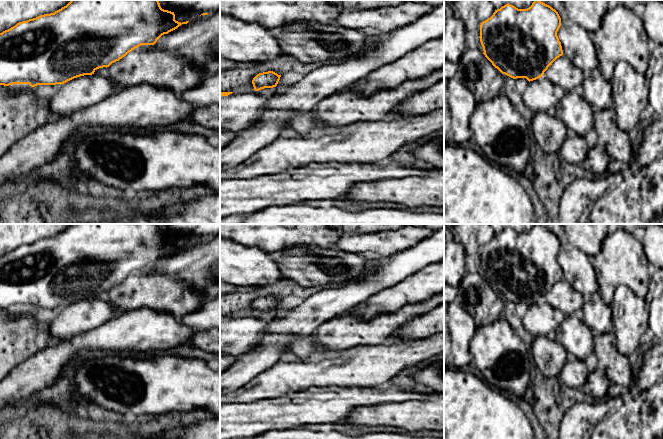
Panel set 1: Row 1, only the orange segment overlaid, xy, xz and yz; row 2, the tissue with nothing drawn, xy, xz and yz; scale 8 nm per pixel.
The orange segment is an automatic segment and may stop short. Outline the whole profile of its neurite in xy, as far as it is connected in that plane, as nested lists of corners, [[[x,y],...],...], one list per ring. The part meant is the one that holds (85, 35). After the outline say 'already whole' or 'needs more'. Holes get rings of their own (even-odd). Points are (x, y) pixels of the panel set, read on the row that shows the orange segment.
[[[71,0],[66,6],[54,13],[40,15],[36,18],[19,22],[10,29],[0,33],[0,85],[29,84],[31,87],[37,85],[61,85],[80,76],[92,75],[97,69],[109,67],[112,63],[119,61],[141,45],[154,45],[162,35],[168,34],[188,22],[181,23],[176,21],[174,12],[162,9],[158,0]]]; already whole

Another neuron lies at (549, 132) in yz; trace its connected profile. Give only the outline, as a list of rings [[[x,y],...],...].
[[[552,112],[534,114],[530,131],[540,149],[546,154],[558,153],[568,135],[565,124]]]

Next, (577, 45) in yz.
[[[577,24],[561,25],[557,36],[561,42],[563,55],[583,72],[598,67],[596,46],[592,41],[591,33]]]

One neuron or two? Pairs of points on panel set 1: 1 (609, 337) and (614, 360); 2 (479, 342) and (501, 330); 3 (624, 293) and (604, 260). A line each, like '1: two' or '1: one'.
1: one
2: one
3: two

